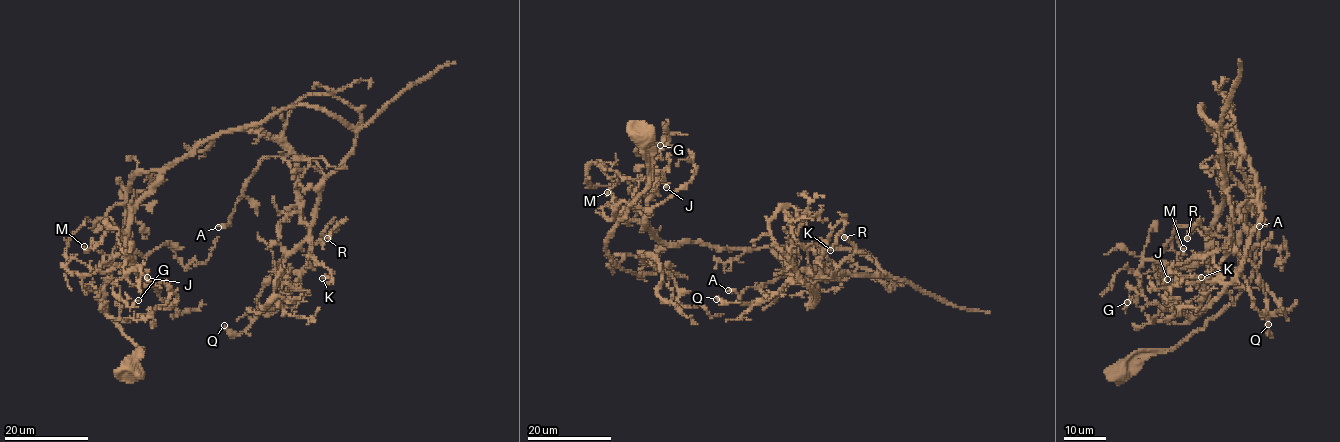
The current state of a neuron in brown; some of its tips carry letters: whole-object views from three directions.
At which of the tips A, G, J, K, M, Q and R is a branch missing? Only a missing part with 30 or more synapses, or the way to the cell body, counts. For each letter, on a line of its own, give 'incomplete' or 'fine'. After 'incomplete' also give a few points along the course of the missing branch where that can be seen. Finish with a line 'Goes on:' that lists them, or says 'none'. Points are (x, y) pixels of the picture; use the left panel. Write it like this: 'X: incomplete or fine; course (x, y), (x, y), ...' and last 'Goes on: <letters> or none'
A: fine
G: fine
J: fine
K: fine
M: fine
Q: fine
R: fine
Goes on: none

